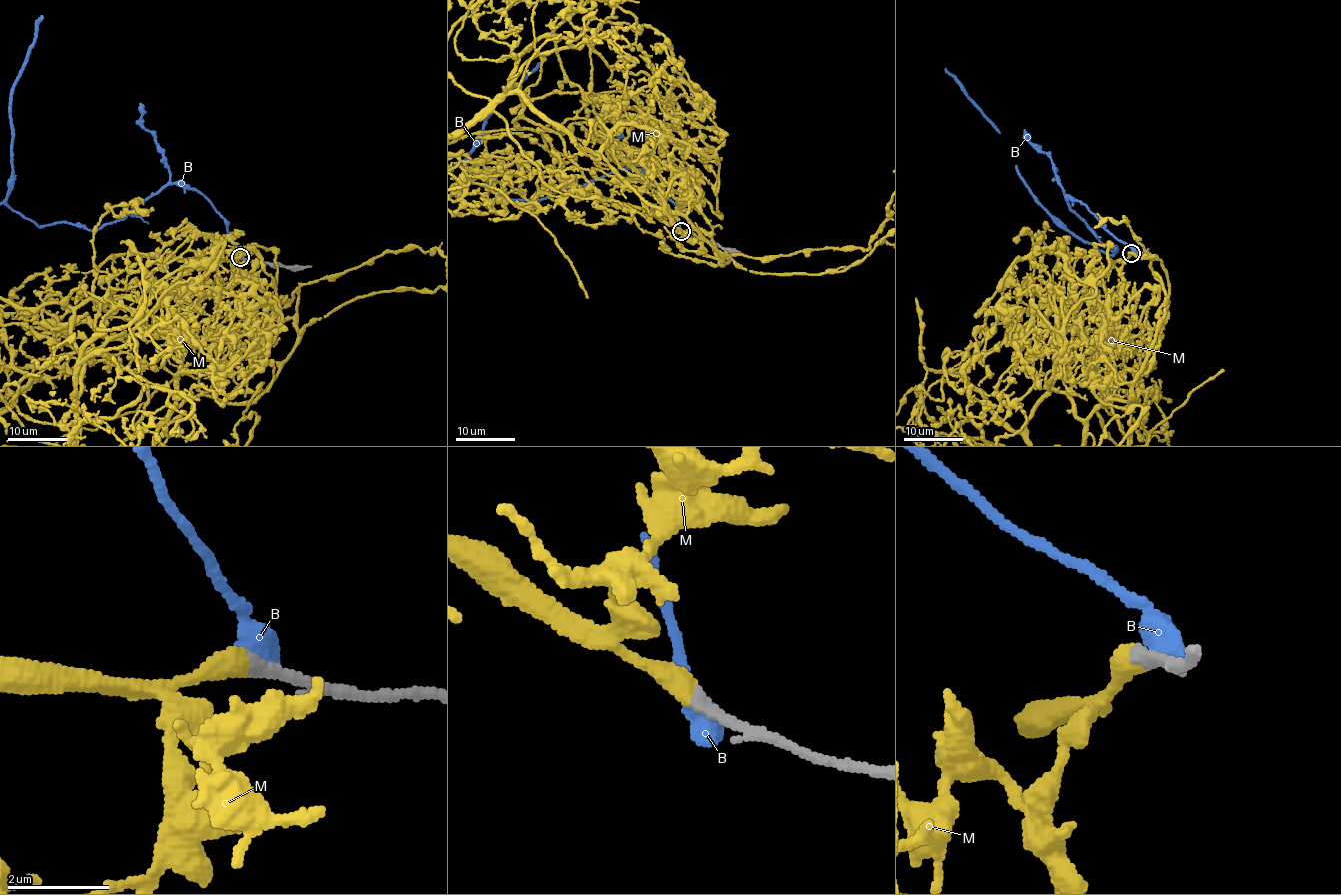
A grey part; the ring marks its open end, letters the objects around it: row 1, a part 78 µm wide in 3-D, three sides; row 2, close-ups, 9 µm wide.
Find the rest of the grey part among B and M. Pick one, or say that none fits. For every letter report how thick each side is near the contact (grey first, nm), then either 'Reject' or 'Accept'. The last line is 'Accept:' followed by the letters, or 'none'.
B: Thickness 280 nm (grey) against 550 nm. Reject
M: Thickness 280 nm (grey) against 440 nm. Accept
Accept: M

